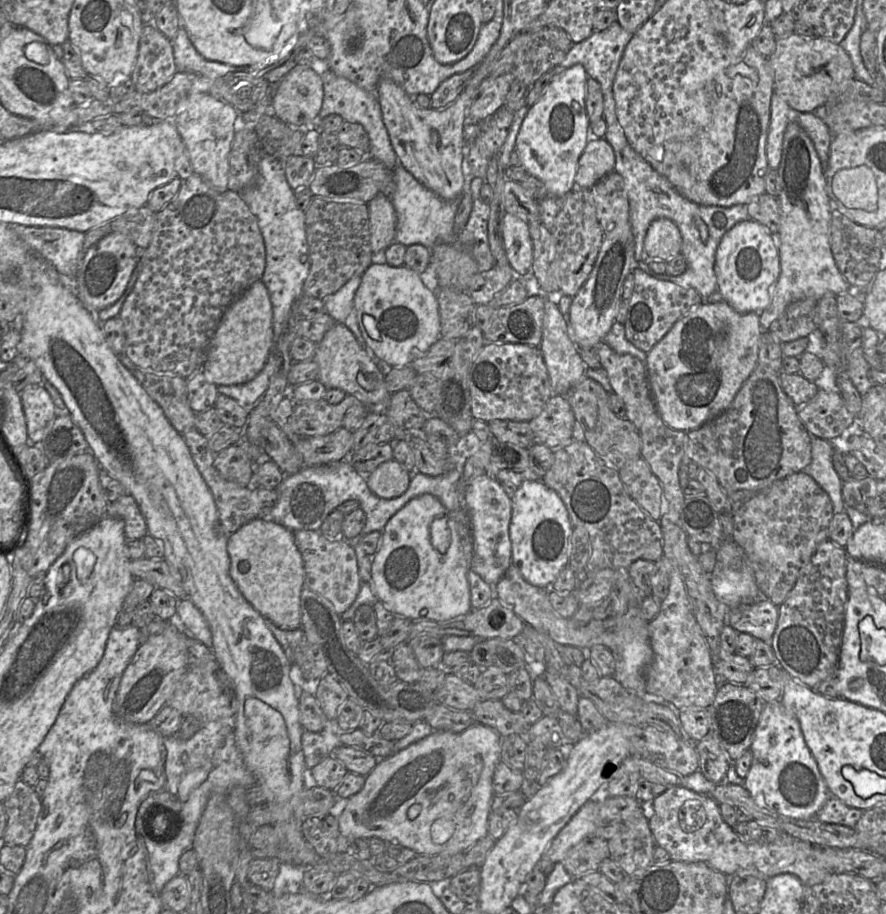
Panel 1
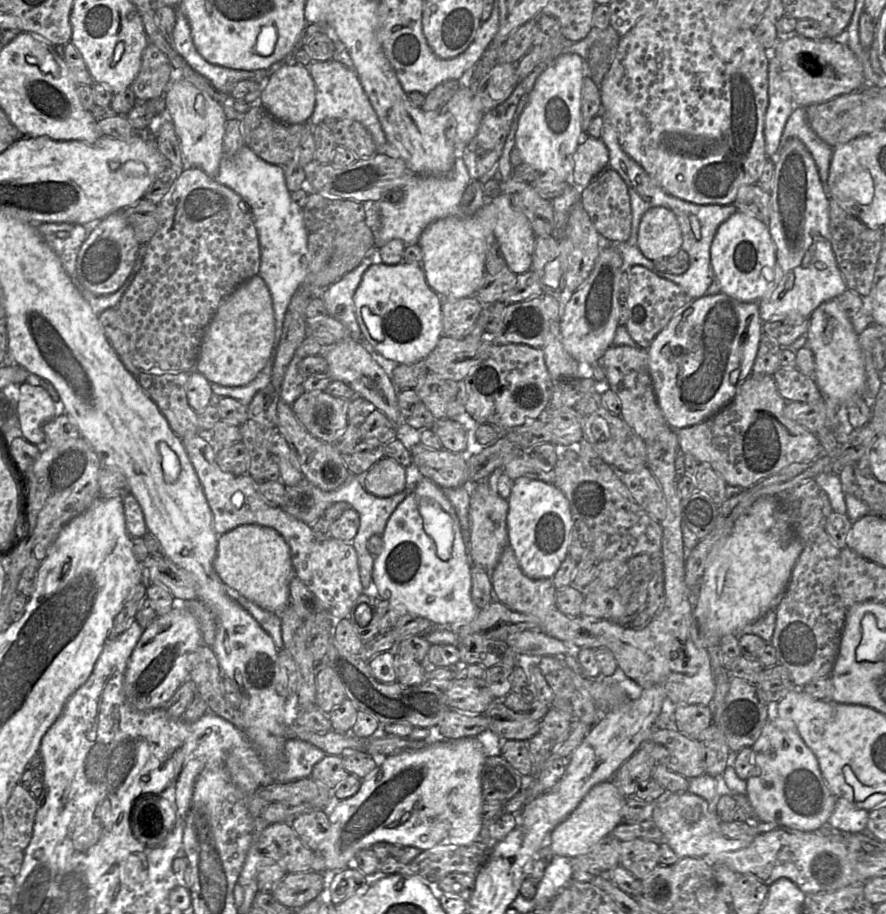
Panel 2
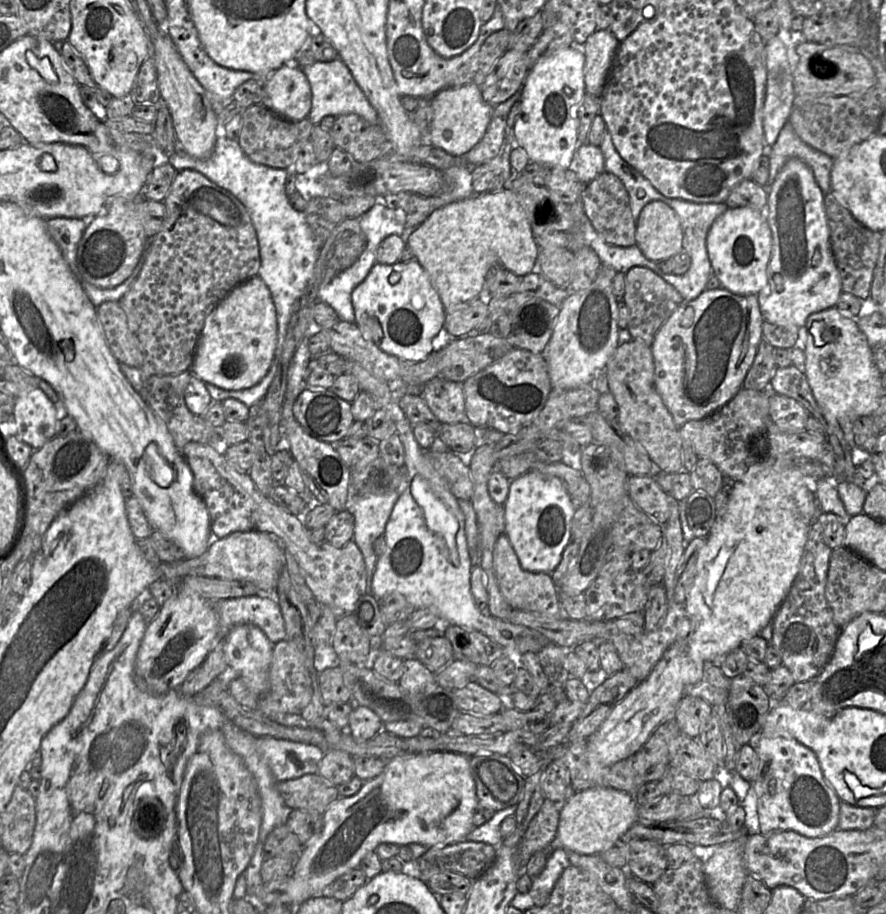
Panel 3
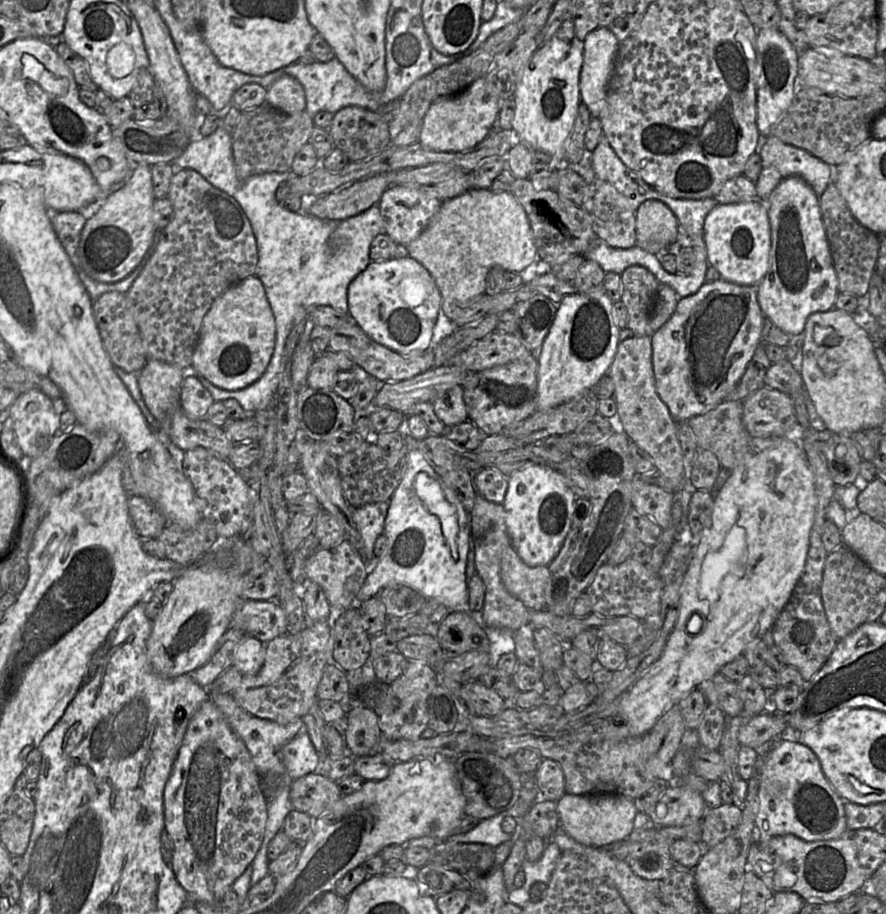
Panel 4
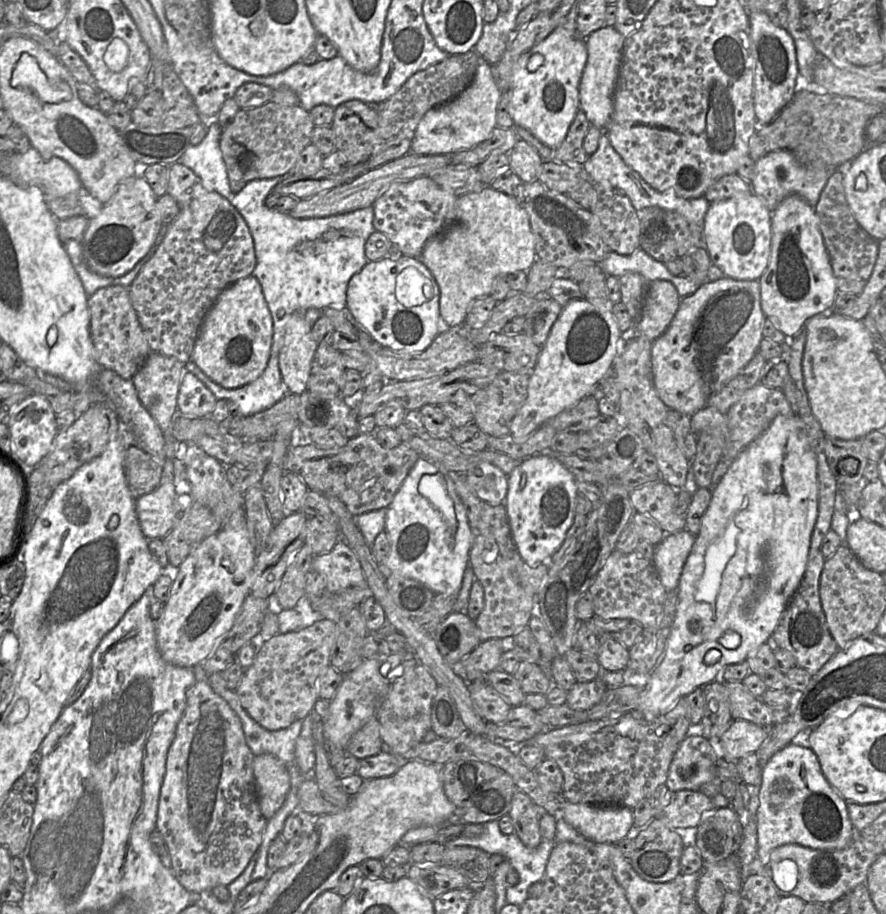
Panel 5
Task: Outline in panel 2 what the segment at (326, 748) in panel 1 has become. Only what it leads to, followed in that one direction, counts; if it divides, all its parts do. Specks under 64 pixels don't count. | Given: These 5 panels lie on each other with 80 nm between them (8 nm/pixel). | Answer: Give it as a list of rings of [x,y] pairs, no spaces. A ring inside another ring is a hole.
[[[287,739],[283,766],[274,782],[292,782],[311,776],[312,769],[327,754],[309,742]]]

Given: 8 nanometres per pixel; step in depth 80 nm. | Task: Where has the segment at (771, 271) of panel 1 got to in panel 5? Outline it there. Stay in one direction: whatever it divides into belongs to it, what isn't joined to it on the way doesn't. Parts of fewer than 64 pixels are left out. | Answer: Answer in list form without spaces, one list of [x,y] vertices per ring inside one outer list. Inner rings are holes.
[[[754,193],[711,202],[703,222],[703,247],[725,277],[759,281],[771,250],[771,212]]]

